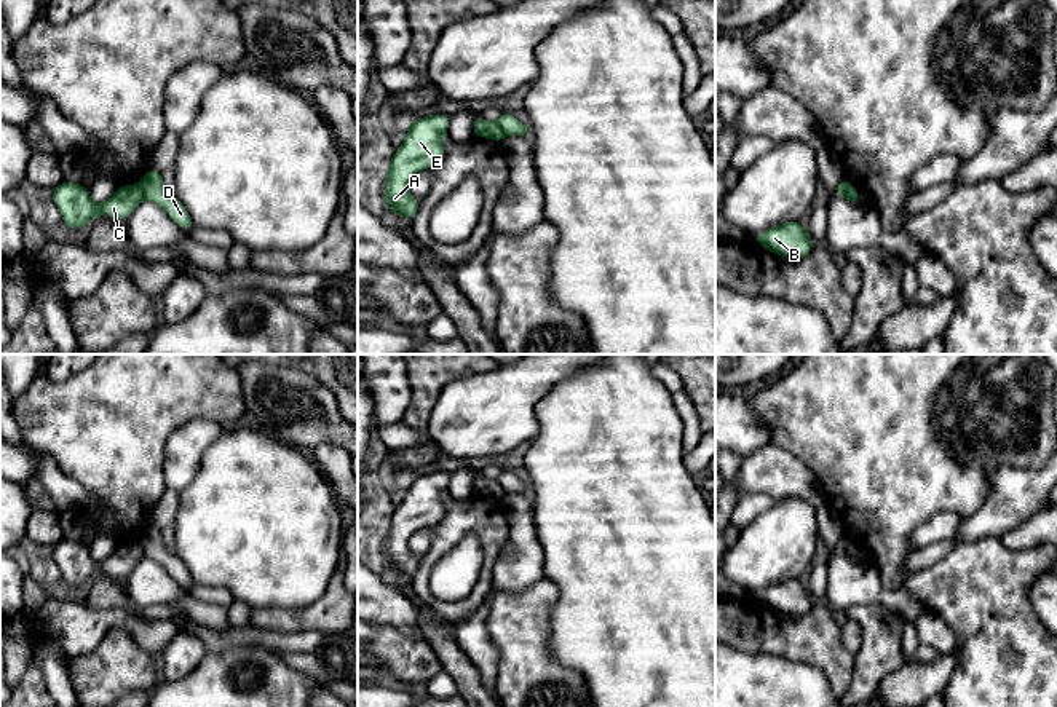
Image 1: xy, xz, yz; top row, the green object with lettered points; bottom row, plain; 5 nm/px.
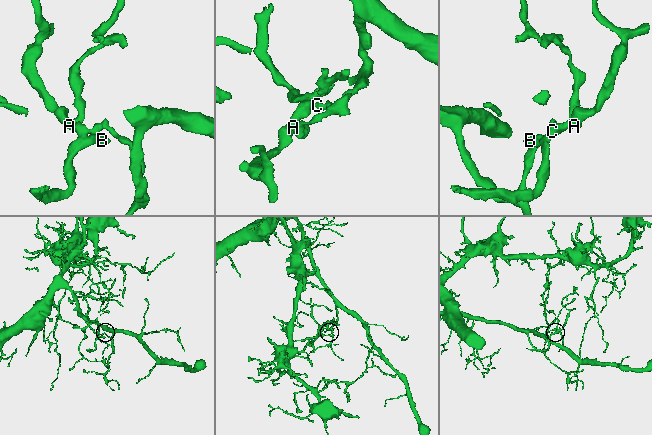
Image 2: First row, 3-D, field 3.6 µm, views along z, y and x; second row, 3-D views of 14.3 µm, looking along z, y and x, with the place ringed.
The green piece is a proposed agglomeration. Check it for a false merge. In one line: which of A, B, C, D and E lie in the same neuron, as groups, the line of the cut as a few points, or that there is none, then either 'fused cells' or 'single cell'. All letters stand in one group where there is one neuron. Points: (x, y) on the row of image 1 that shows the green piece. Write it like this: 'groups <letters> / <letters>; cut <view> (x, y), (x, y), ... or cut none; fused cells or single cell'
groups A B C E / D; cut xy (139, 184), (144, 198); fused cells

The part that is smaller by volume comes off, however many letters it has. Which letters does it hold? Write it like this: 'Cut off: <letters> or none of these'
Cut off: A, B, C, E

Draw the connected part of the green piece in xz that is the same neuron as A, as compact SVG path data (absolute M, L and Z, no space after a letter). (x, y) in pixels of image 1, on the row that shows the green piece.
M433 113L410 121L406 139L390 160L385 187L386 211L412 220L420 199L409 192L409 180L418 171L437 168L445 155L444 137L450 115Z

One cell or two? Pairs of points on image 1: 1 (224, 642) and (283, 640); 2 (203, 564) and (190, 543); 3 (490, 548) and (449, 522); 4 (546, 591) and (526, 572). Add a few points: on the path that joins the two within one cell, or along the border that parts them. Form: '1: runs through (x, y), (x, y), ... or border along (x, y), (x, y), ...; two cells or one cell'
1: runs through (238, 637), (269, 639); one cell
2: runs through (203, 559), (195, 548); one cell
3: runs through (486, 537), (471, 522), (460, 522); one cell
4: border along (545, 578), (521, 591), (500, 589); two cells

